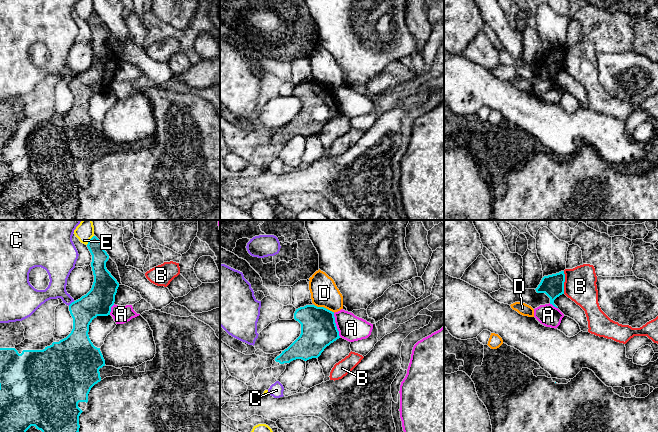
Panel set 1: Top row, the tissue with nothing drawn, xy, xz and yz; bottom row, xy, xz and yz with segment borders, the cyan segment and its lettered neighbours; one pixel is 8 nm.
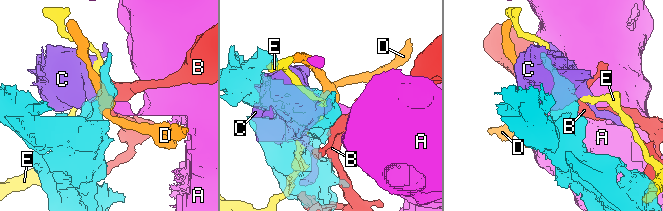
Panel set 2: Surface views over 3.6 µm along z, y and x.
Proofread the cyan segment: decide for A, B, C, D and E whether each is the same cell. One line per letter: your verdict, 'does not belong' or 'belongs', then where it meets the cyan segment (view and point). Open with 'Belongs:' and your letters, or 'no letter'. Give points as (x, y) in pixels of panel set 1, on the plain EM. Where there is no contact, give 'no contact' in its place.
Belongs: no letter
A: does not belong; meets cyan in xz at (335, 101)
B: does not belong; meets cyan in yz at (564, 57)
C: does not belong; meets cyan in xy at (72, 78)
D: does not belong; meets cyan in xz at (323, 83)
E: does not belong; meets cyan in xy at (90, 16)

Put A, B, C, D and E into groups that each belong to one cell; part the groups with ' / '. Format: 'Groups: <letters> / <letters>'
Groups: A / B / C / D / E

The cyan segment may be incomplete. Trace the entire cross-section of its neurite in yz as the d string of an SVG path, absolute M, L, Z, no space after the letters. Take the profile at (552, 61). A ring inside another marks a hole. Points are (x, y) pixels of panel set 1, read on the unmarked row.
M561 47L556 50L544 52L535 65L537 69L545 69L550 74L550 80L558 84L554 80L554 76L564 70L565 50Z

